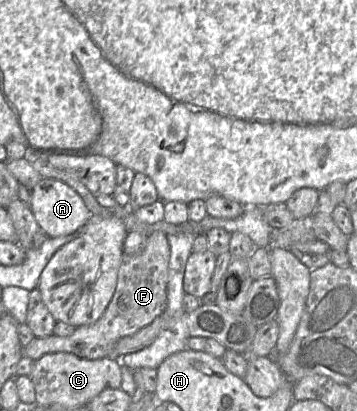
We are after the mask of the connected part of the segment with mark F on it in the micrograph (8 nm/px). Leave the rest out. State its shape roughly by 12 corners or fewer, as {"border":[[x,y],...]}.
{"border":[[166,234],[123,253],[115,292],[96,322],[35,337],[23,356],[111,357],[167,306]]}

